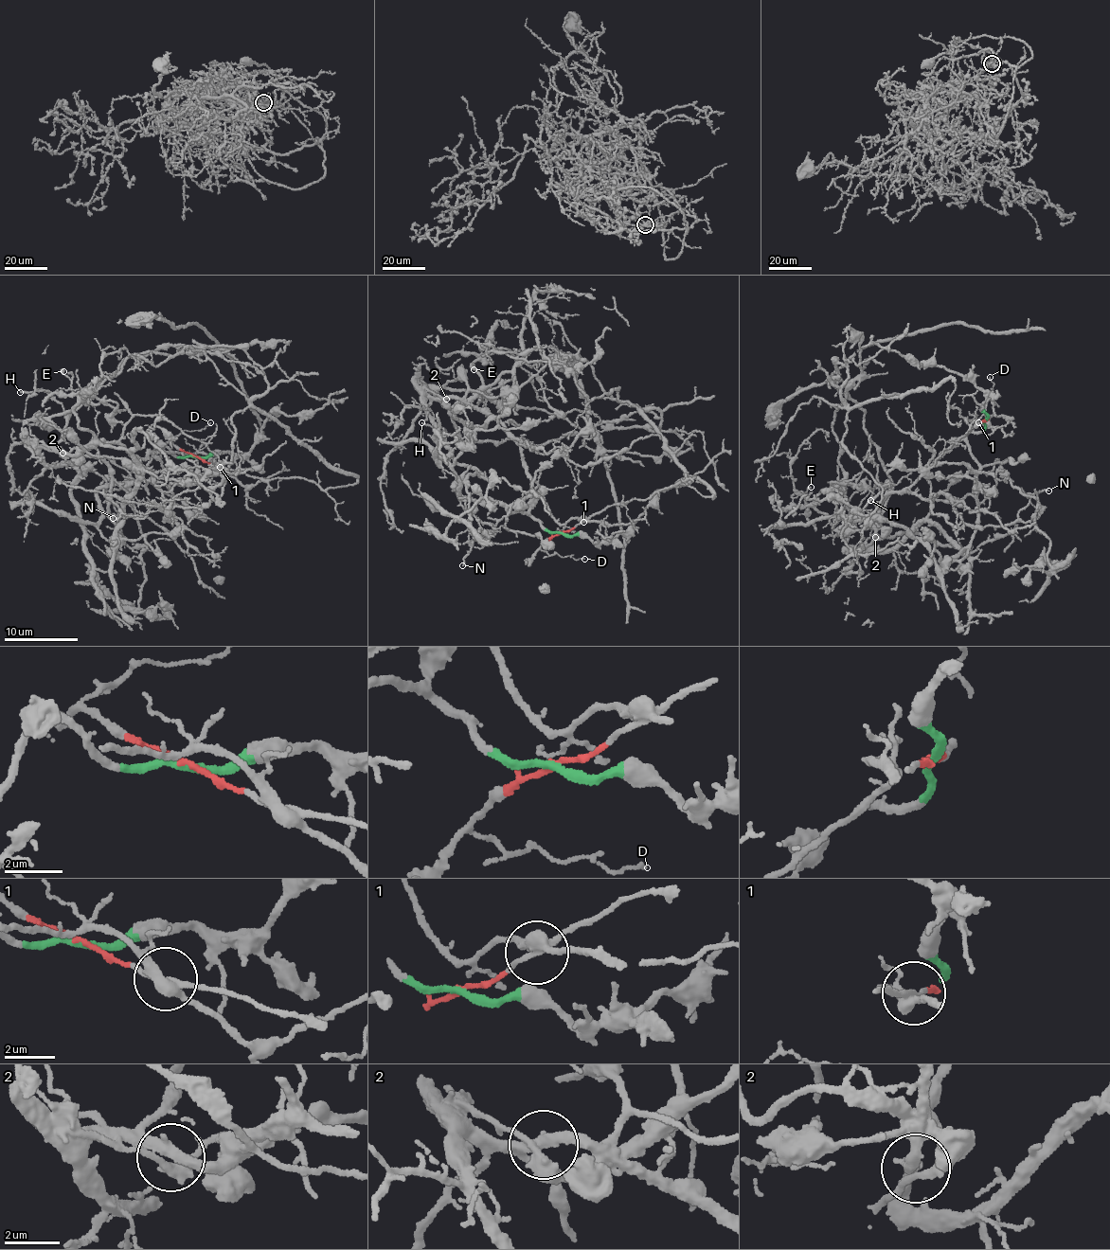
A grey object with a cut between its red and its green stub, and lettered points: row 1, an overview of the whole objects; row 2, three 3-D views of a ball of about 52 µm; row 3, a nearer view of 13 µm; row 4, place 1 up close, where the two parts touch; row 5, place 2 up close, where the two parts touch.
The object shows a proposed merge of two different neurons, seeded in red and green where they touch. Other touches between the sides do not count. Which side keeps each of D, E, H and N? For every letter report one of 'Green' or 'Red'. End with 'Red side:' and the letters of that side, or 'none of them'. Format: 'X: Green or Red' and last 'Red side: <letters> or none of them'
D: Red
E: Red
H: Green
N: Green
Red side: D, E

